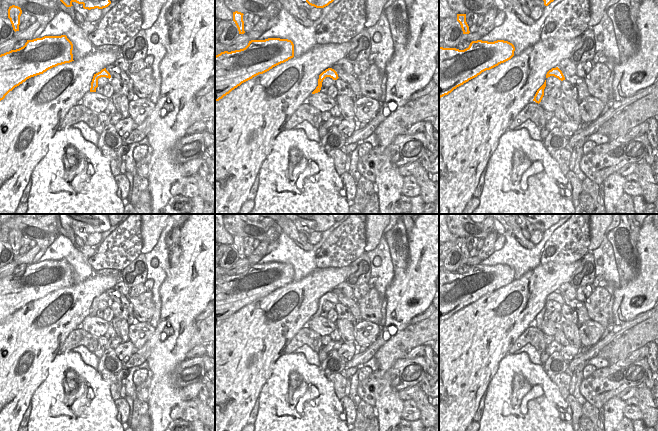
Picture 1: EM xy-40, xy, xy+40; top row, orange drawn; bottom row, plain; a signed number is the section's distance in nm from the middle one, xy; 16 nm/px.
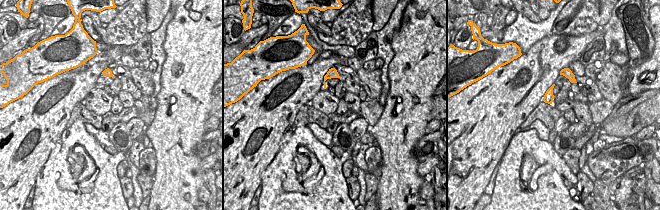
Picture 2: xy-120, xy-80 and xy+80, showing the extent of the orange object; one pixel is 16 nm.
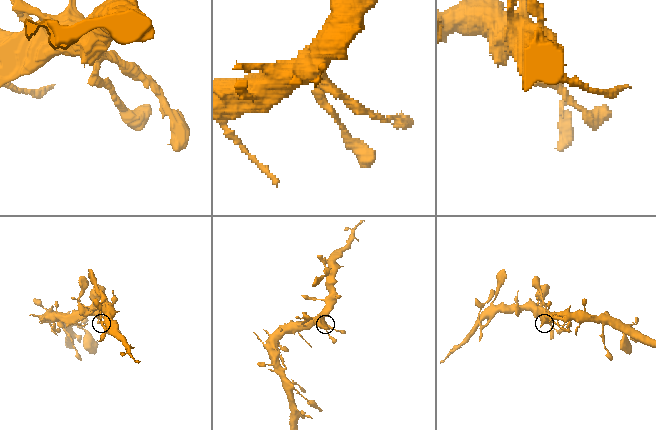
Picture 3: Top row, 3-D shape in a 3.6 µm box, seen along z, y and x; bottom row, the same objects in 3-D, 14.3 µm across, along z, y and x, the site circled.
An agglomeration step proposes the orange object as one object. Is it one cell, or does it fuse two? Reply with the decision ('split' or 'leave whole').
leave whole

